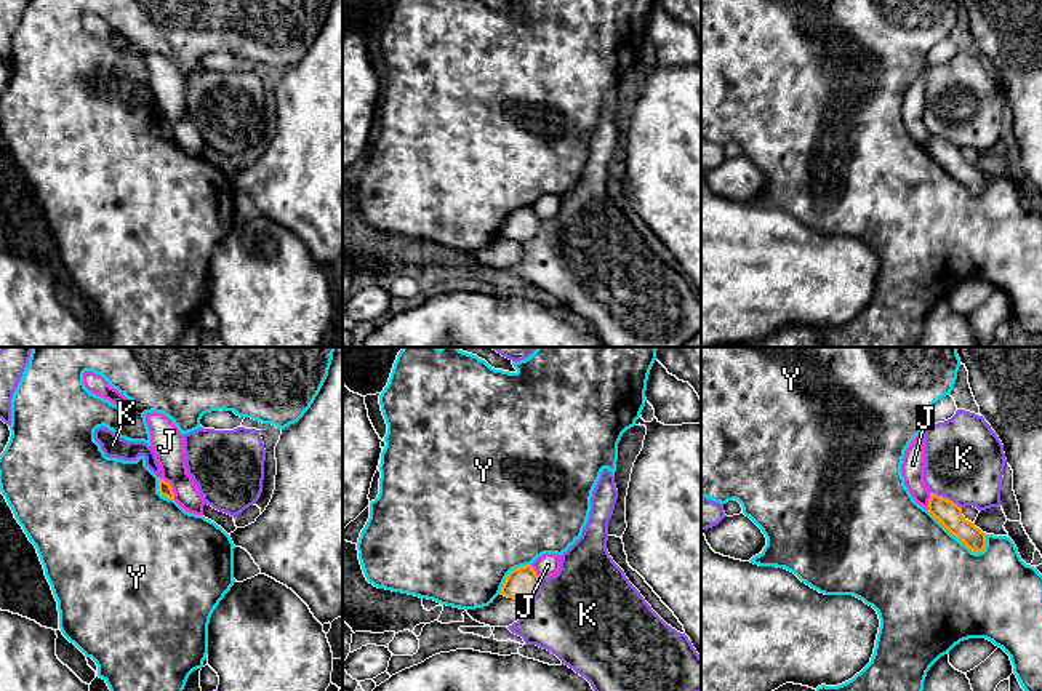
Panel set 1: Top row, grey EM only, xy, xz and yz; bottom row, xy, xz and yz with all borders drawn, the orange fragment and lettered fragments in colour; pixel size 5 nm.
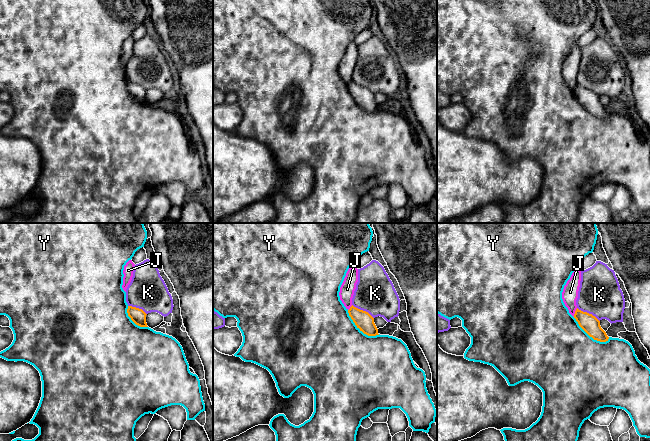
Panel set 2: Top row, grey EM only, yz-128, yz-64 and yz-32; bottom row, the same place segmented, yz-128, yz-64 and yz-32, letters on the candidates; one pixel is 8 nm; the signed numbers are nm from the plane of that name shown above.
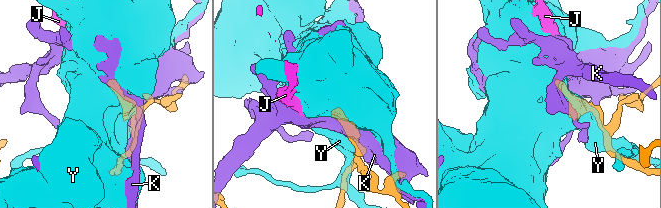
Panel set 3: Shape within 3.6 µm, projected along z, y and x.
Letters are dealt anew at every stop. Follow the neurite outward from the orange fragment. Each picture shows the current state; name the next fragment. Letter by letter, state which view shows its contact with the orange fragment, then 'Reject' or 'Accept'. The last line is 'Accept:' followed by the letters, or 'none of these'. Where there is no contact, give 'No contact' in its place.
J: Touches orange in xy. Reject
K: Touches orange in yz. Reject
Y: Touches orange in yz. Reject
Accept: none of these

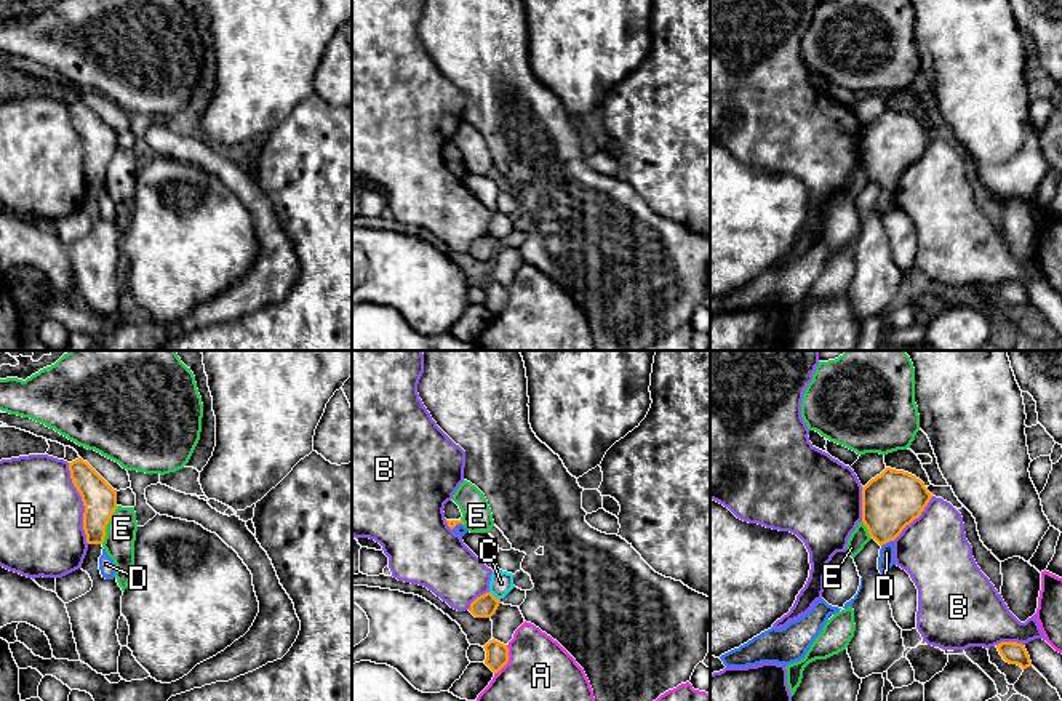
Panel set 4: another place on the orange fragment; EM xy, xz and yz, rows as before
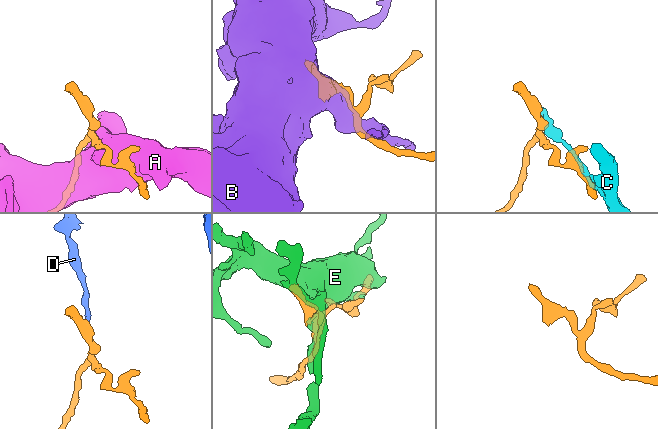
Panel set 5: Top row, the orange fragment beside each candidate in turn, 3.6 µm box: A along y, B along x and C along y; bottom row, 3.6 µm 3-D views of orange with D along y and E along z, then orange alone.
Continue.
A: Touches orange in xz. Reject
B: Touches orange in xy. Reject
C: Touches orange in xz. Reject
D: Touches orange in yz. Accept
E: Touches orange in xy. Reject
Accept: D

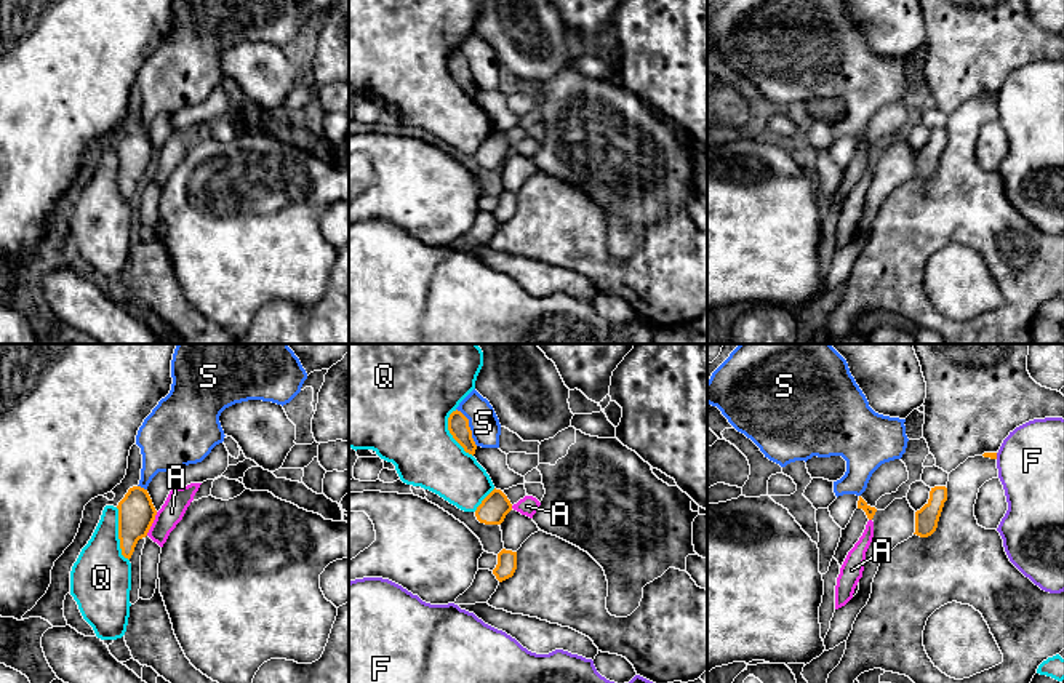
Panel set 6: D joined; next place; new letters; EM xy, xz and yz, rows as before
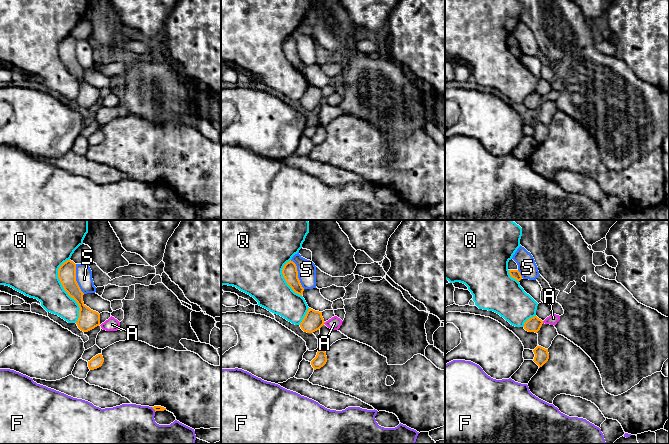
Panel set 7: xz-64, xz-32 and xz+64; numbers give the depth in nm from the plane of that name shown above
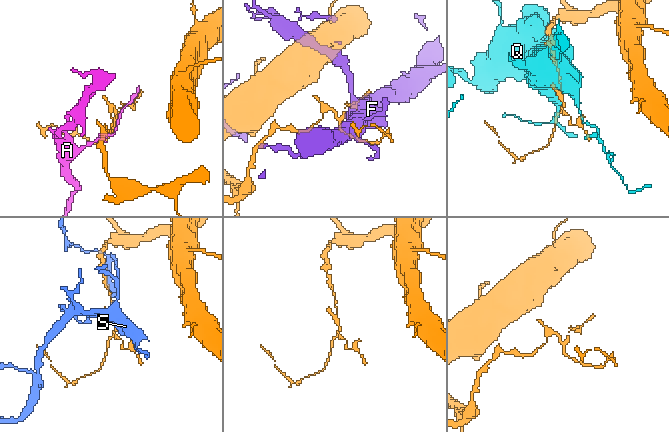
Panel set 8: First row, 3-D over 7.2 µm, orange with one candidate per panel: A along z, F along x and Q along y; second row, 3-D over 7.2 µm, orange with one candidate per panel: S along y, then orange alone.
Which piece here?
A: Touches orange in xy. Reject
F: Touches orange in yz. Reject
Q: Touches orange in xy. Reject
S: Touches orange in xz. Reject
Accept: none of these

